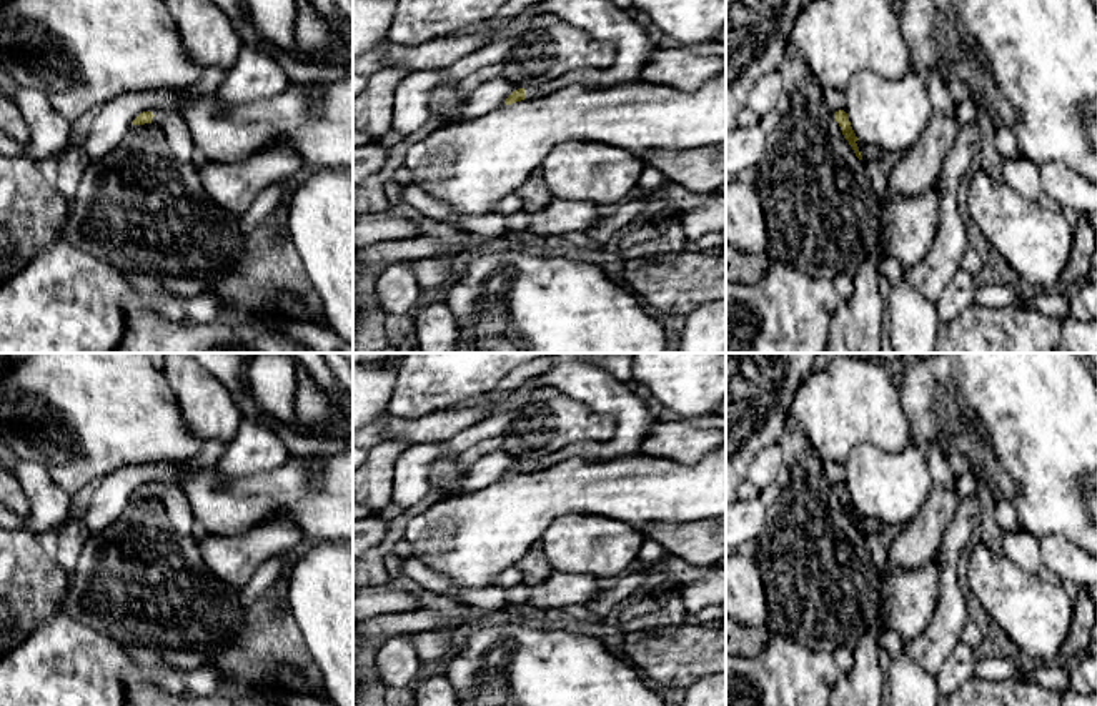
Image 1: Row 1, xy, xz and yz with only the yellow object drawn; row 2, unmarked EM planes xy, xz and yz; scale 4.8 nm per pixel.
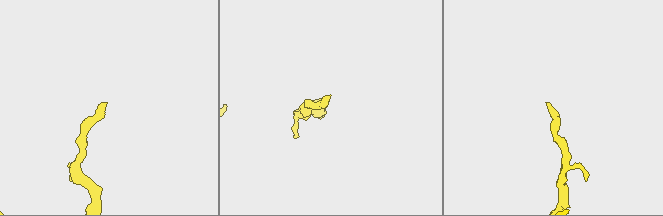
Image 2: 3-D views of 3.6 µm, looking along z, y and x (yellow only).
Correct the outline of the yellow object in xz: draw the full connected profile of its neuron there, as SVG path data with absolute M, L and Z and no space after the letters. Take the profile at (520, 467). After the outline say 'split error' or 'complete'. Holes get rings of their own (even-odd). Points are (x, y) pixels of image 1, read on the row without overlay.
M554 353L556 361L538 375L539 388L553 388L561 395L584 403L589 410L613 416L616 433L611 440L598 443L568 445L554 453L519 460L506 471L506 478L521 473L536 473L573 456L588 460L614 460L643 455L643 441L656 421L646 406L643 391L631 391L608 370L593 365L584 353Z; split error

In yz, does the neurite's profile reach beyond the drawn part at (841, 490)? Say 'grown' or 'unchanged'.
unchanged

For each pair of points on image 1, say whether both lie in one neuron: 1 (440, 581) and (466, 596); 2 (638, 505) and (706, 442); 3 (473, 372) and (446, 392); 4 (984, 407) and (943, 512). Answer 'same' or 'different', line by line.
1: same
2: different
3: same
4: different

